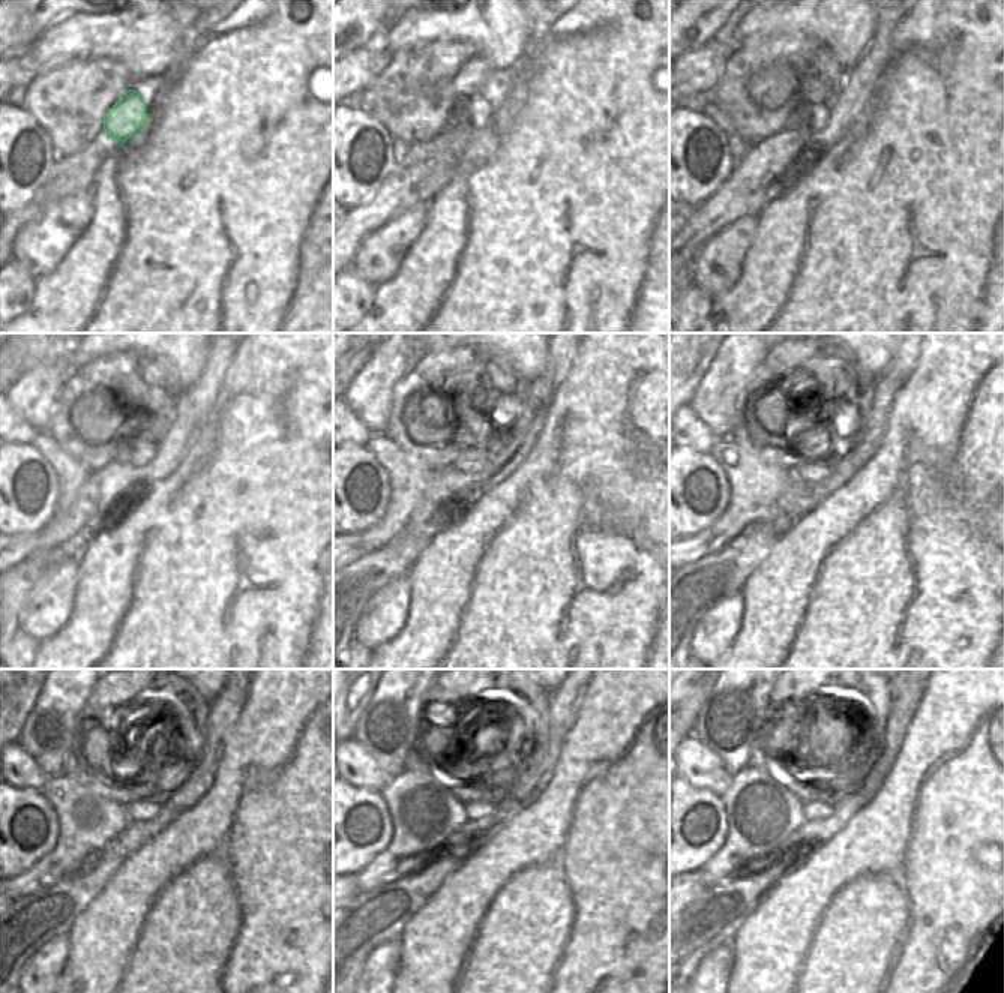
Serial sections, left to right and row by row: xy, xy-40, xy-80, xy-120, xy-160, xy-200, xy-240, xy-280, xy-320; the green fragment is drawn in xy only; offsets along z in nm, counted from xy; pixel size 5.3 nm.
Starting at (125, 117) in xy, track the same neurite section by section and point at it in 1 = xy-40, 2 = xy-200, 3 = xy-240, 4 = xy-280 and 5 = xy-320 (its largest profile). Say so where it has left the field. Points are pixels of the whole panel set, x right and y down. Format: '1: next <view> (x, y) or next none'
1: next xy-40 (479, 107)
2: next xy-200 (812, 471)
3: next xy-240 (140, 810)
4: next xy-280 (477, 809)
5: next xy-320 (812, 810)

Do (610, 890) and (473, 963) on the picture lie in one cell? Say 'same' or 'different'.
same

